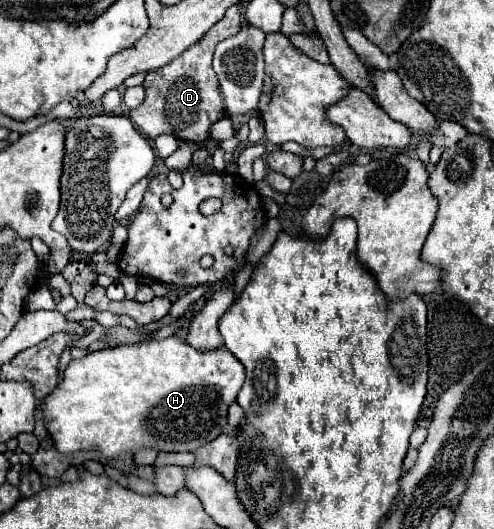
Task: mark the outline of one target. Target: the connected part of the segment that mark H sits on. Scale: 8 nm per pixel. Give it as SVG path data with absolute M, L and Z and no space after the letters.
M171 335L167 339L153 339L153 341L143 341L143 343L133 343L133 345L119 345L113 349L101 349L101 351L93 351L87 353L81 359L73 359L67 369L65 369L65 377L59 383L59 387L55 387L55 391L51 395L47 395L43 399L41 405L41 413L43 419L47 421L47 429L55 441L55 447L63 453L75 453L75 451L87 451L87 449L95 449L99 453L103 453L105 457L121 457L125 453L135 453L137 449L149 449L155 447L157 451L197 451L201 445L207 445L209 441L213 441L215 437L221 435L223 429L227 429L227 409L231 403L237 401L237 393L245 383L245 369L243 365L223 347L223 349L213 349L213 353L201 353L197 349L193 349L185 339Z

